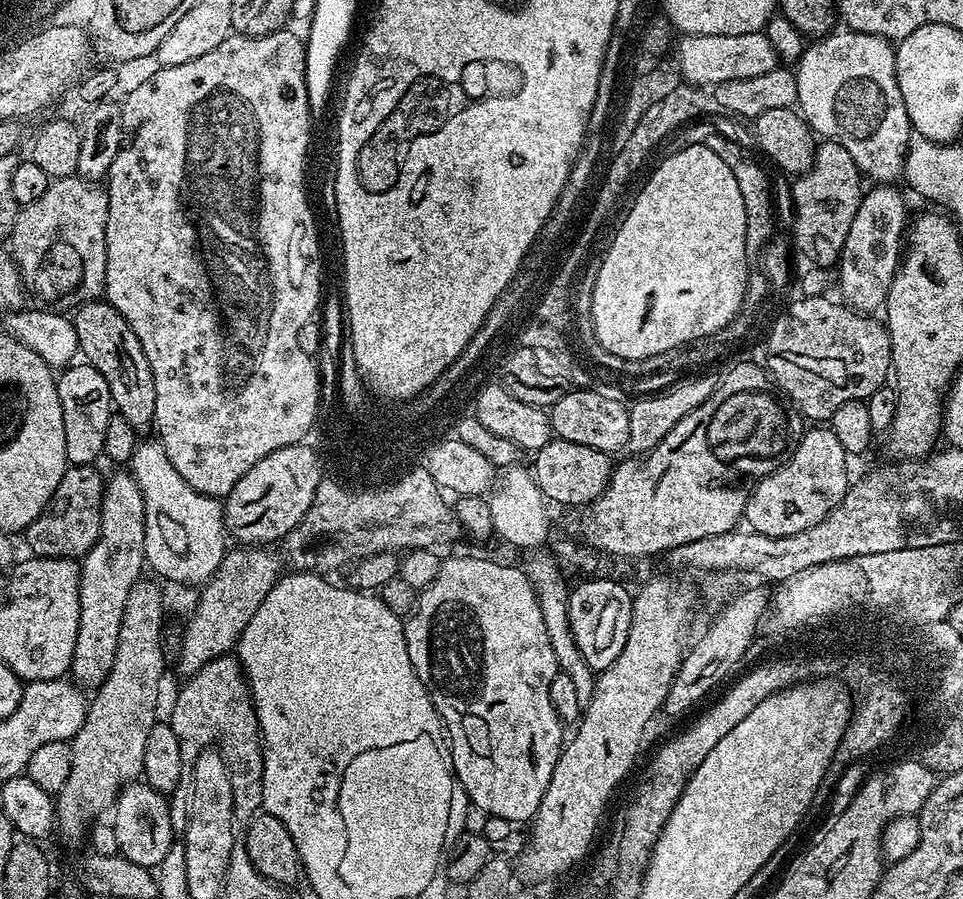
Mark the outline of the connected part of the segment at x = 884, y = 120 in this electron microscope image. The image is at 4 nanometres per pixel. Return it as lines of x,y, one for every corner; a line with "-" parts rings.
836,30
823,37
824,56
820,56
820,48
816,44
819,43
812,42
805,47
794,68
798,82
796,102
800,115
817,137
833,140
838,142
838,146
843,146
867,179
869,176
872,182
891,185
896,179
901,179
908,146
914,136
896,77
896,49
893,41
874,34

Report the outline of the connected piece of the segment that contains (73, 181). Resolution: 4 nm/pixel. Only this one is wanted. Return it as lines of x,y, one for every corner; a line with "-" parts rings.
67,176
52,180
46,194
38,202
30,202
19,209
10,237
10,251
20,268
24,287
48,306
72,304
79,306
95,300
104,291
106,278
106,218
108,217
108,190
103,183
84,180
81,176

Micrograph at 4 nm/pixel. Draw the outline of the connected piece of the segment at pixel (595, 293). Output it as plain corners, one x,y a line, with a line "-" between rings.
707,143
692,144
689,148
680,148
673,156
668,156
652,172
652,177
644,184
644,189
636,196
632,209
624,216
616,237
611,237
608,252
601,262
600,269
590,289
592,306
590,306
594,339
610,354
618,354
618,358
637,360
650,358
654,354
662,354
666,350
674,350
674,346
682,346
694,342
703,336
722,330
740,313
744,307
744,295
748,289
748,259
746,258
746,206
742,206
742,194
738,190
738,182
730,166
718,158

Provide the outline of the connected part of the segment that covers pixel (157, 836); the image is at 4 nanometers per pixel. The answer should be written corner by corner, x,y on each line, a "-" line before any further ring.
143,782
127,784
120,790
120,795
116,797
114,805
116,817
111,817
110,820
114,834
118,834
119,855
143,868
149,870
159,869
162,858
166,858
166,854
174,842
174,836
172,836
172,812
168,809
168,800
169,797
165,793
154,790
150,785

